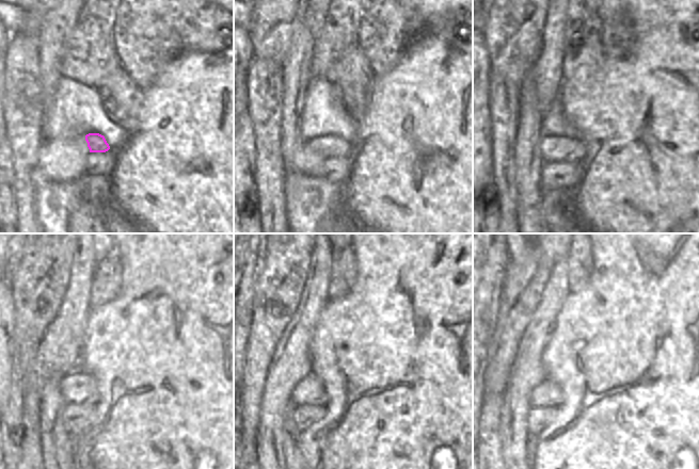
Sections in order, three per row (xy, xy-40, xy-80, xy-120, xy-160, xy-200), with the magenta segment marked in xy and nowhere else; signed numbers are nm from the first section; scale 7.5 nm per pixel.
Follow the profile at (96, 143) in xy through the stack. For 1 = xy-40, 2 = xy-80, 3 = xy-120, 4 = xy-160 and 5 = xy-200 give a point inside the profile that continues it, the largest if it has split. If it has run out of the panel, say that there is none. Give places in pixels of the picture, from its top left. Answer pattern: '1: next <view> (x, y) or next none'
1: next xy-40 (326, 144)
2: next xy-80 (554, 148)
3: next xy-120 (80, 387)
4: next xy-160 (311, 390)
5: next xy-200 (547, 393)

